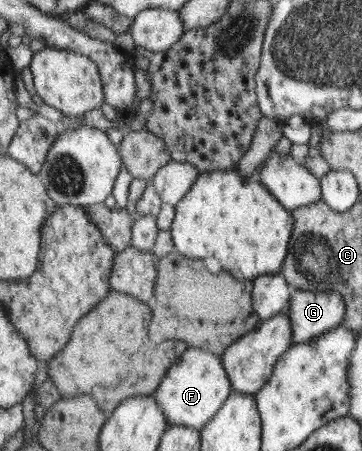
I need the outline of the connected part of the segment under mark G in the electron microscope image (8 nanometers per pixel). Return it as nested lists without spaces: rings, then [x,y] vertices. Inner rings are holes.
[[[292,290],[287,305],[295,344],[319,337],[344,318],[345,303],[339,291]]]

